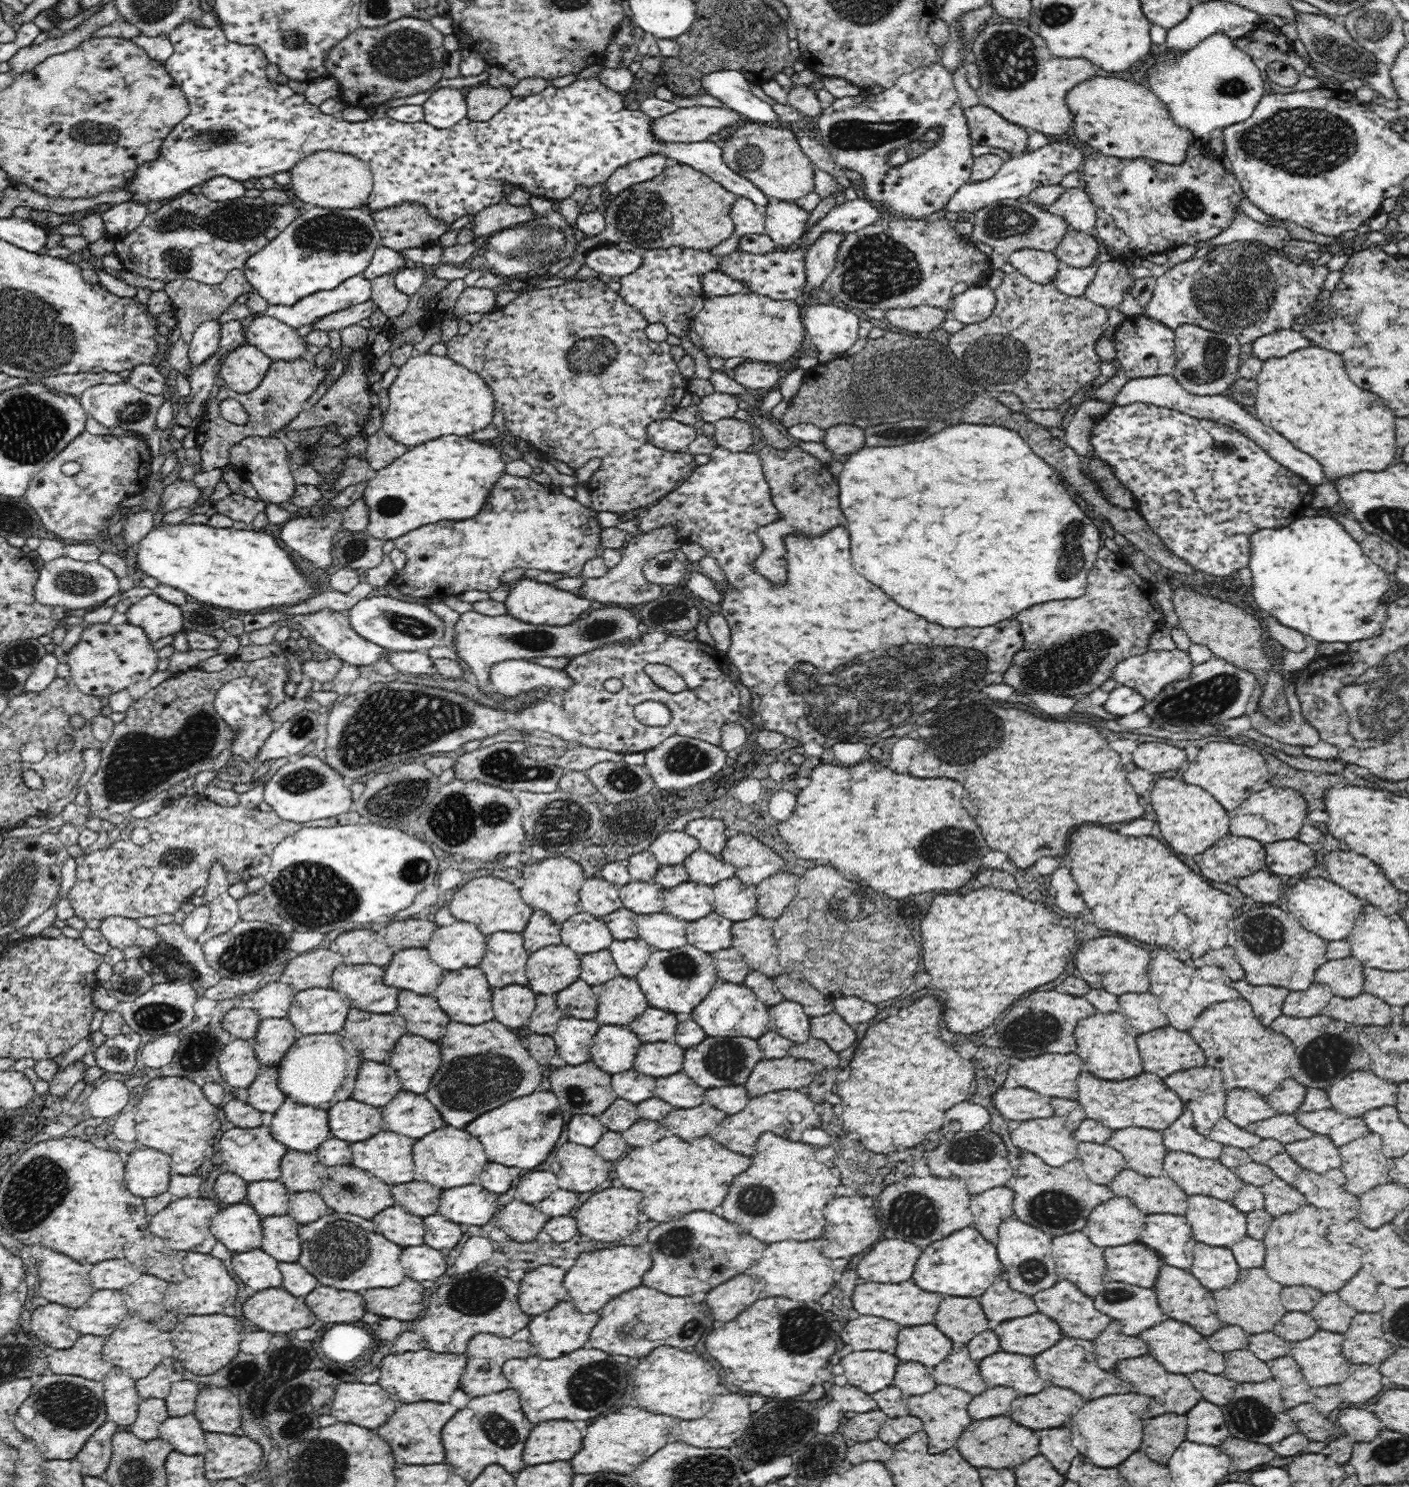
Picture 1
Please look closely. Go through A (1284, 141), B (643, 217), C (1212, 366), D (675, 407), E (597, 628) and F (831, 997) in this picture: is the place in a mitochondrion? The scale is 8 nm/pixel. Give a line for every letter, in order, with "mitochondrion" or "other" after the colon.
A: mitochondrion
B: mitochondrion
C: mitochondrion
D: other
E: mitochondrion
F: other

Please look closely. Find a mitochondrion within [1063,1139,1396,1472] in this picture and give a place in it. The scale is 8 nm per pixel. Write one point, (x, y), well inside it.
(1249, 1419)

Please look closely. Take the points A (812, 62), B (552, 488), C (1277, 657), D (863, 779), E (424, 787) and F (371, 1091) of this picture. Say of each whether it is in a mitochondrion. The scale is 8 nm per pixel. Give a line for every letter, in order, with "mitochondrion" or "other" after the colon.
A: other
B: other
C: other
D: other
E: mitochondrion
F: other

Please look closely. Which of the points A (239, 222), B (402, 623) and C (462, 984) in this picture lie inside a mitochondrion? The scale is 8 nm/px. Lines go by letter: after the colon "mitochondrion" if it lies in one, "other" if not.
A: mitochondrion
B: mitochondrion
C: other

